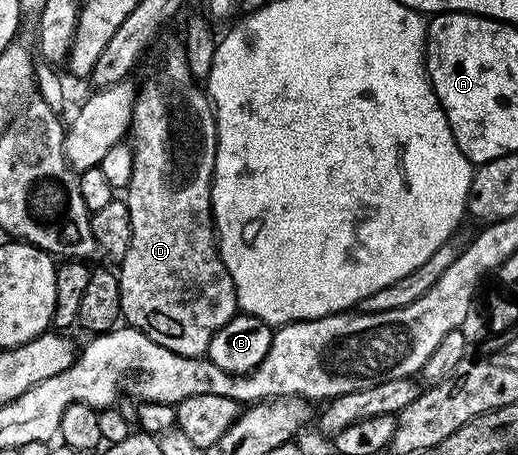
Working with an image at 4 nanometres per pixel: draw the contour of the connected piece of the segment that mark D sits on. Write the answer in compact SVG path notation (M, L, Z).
M181 48L174 49L162 61L162 69L158 69L142 85L142 90L137 90L132 101L132 108L128 118L128 129L134 133L132 140L132 179L126 184L124 190L124 200L128 207L128 219L132 219L132 243L120 262L117 270L118 282L120 283L120 307L122 308L121 320L131 329L138 329L148 339L160 343L160 347L168 347L176 355L185 357L202 357L206 352L208 343L228 319L232 319L234 314L239 312L238 296L232 283L232 275L222 262L222 256L218 250L218 234L214 232L214 212L212 211L212 179L214 178L214 168L216 167L216 147L218 146L218 128L214 118L214 106L208 96L207 90L202 89L199 82L192 75L192 71L186 62L186 54Z

